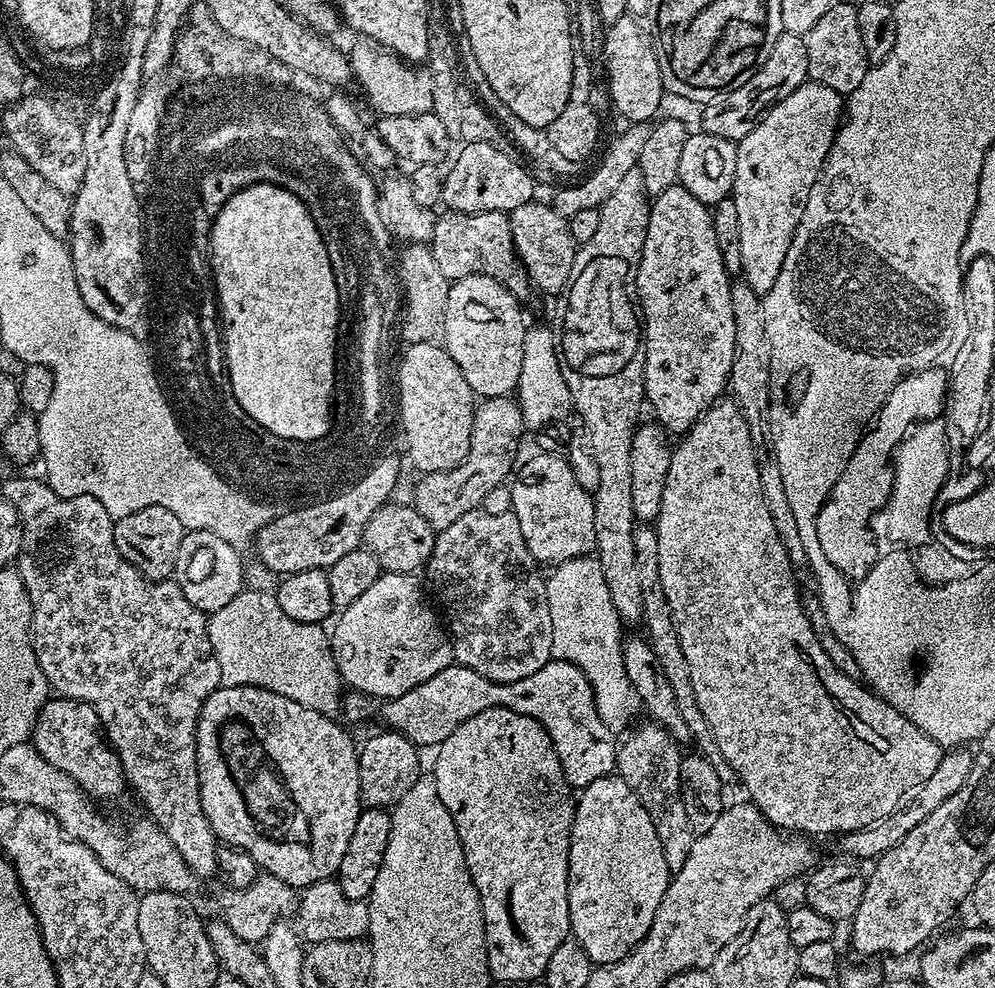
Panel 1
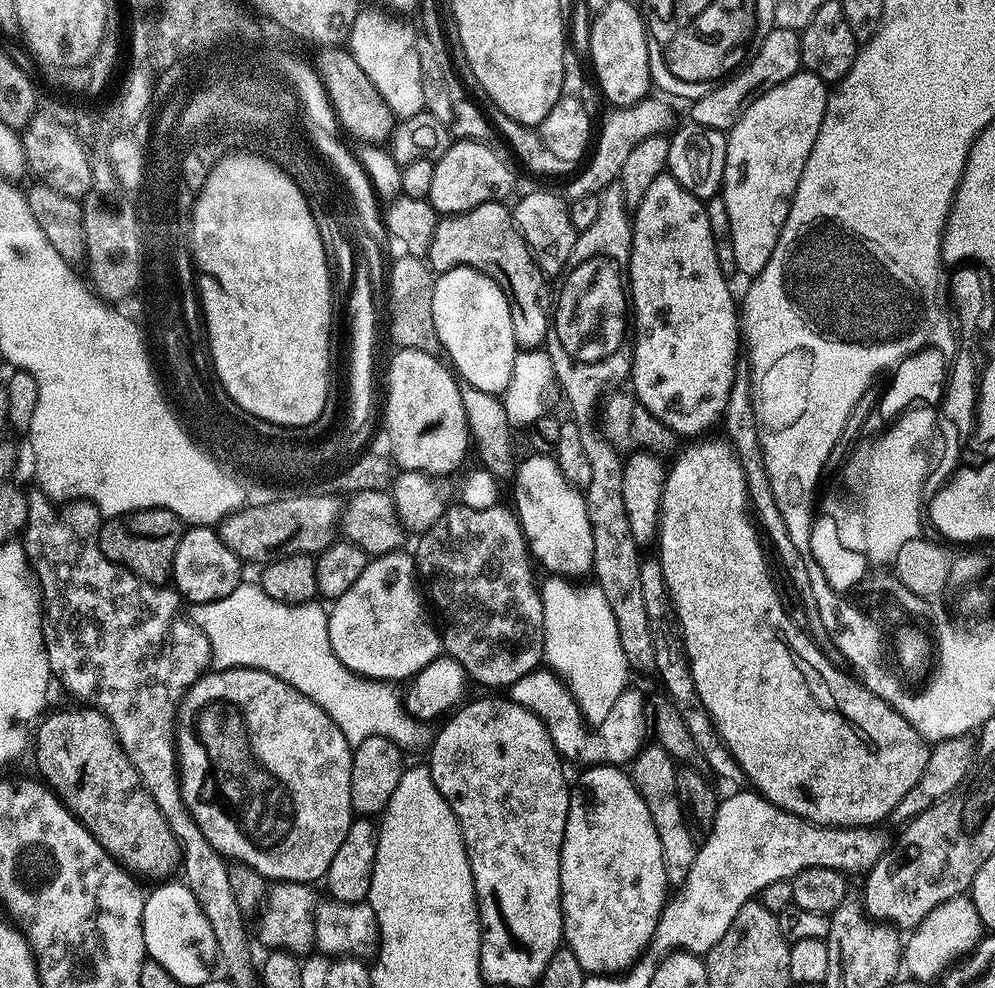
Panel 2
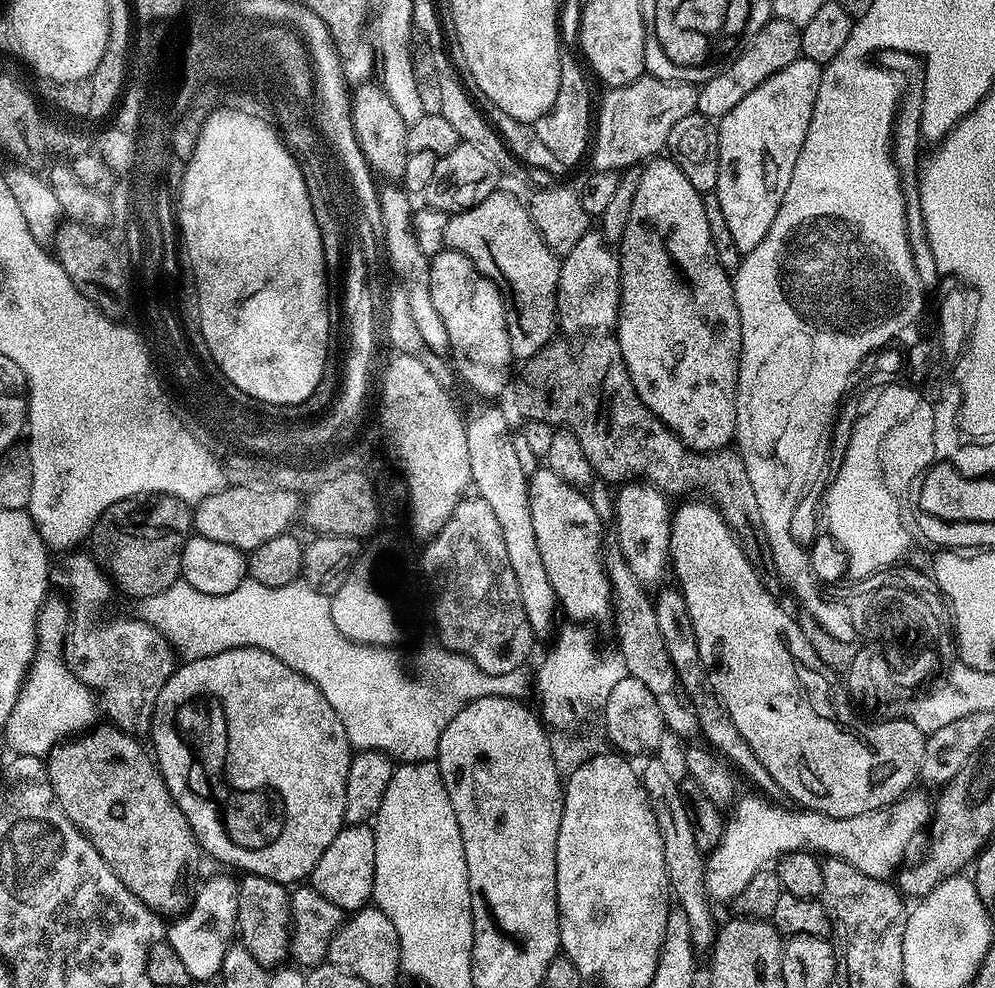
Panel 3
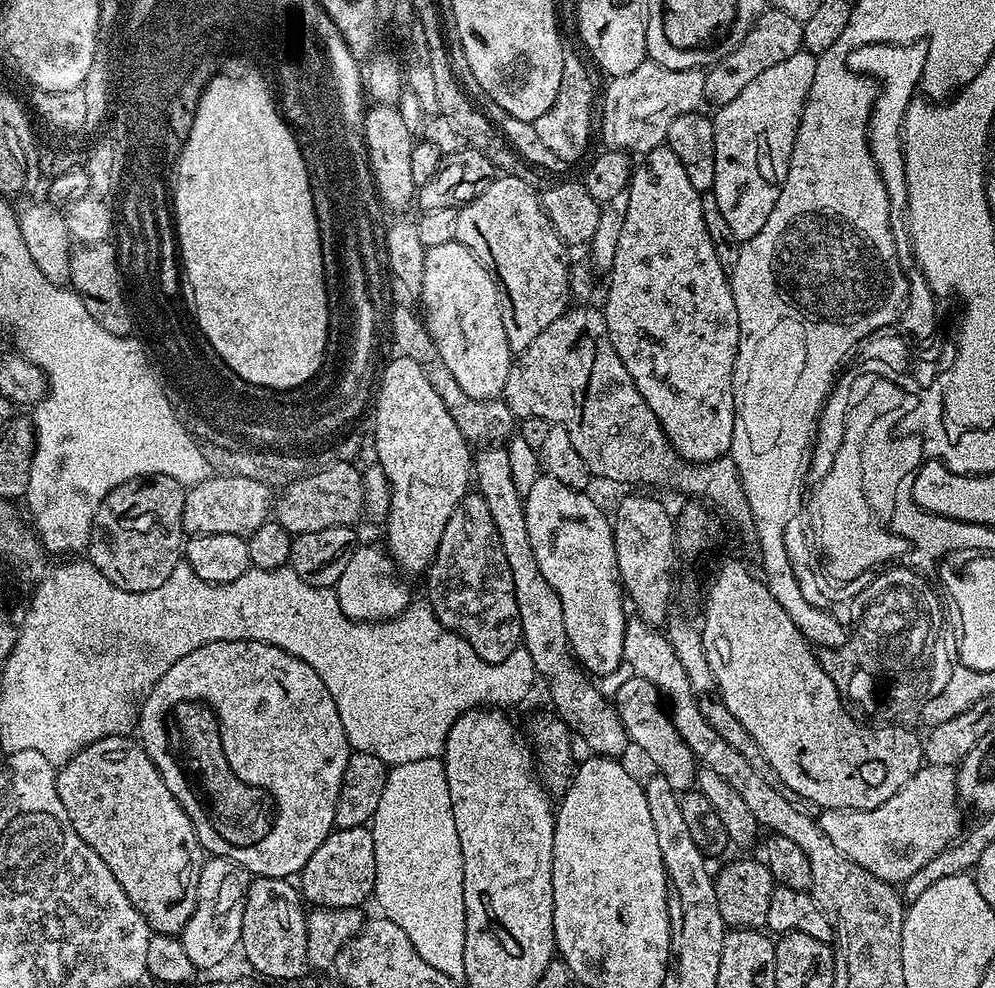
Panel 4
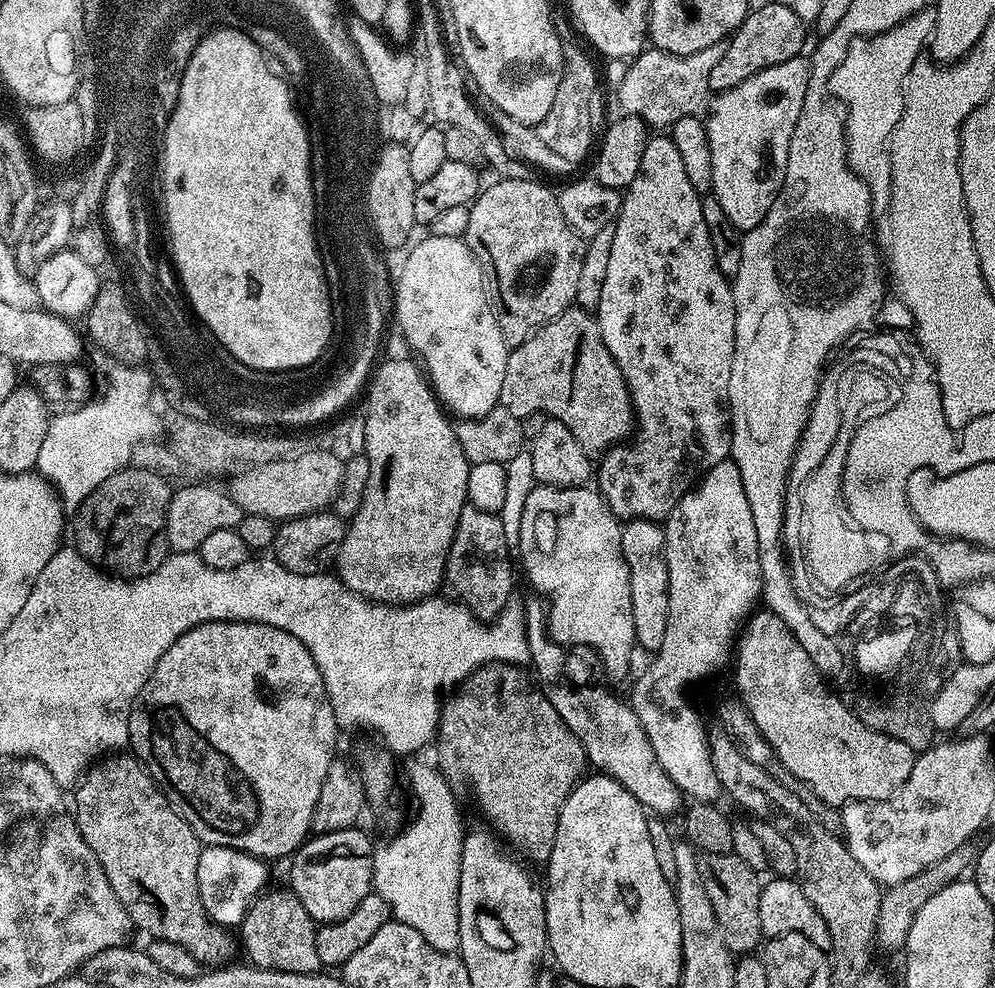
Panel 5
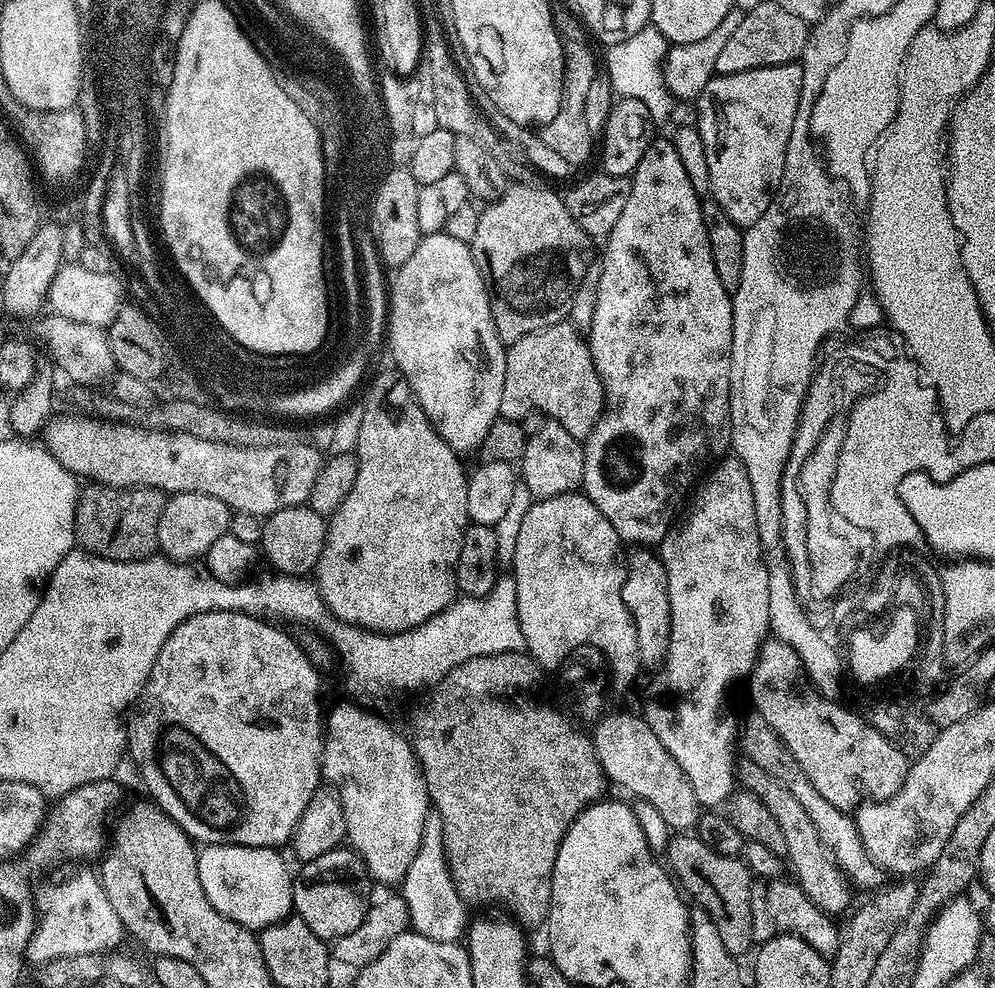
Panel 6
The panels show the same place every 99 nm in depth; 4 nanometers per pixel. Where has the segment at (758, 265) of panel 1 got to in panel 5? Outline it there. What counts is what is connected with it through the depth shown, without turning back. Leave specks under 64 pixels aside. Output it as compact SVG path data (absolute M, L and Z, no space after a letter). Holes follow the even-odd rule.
M801 54L790 58L790 62L778 62L766 70L758 70L746 82L738 82L730 90L719 93L707 109L706 123L710 138L710 162L712 163L711 195L718 198L726 218L741 233L757 228L766 218L770 206L775 202L780 187L784 185L785 176L789 175L788 160L792 150L794 126L800 124L802 102L808 100L808 83L812 77L812 65L807 55Z

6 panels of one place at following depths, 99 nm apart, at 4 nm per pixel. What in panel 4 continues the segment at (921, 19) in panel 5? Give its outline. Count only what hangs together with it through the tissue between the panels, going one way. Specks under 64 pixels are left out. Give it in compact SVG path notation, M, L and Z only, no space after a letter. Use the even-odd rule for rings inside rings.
M925 40L911 42L891 42L863 44L852 50L847 59L847 66L852 72L865 75L880 83L875 106L869 120L869 148L875 160L876 168L884 172L888 168L888 180L883 183L892 188L892 192L900 192L900 172L905 170L904 147L902 145L902 128L905 113L914 99L920 83L923 81L926 58L929 46Z

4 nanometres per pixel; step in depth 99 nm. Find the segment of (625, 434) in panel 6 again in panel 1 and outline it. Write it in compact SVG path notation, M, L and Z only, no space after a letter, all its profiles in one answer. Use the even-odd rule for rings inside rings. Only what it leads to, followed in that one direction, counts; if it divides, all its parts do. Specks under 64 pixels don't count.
M671 184L666 190L655 193L651 197L648 209L648 224L644 228L644 241L640 247L640 259L634 265L634 296L638 301L638 312L642 317L642 379L644 381L644 400L656 411L655 419L669 433L683 434L692 427L702 413L725 395L728 387L728 375L734 352L734 316L730 310L730 273L724 268L724 259L718 250L718 242L714 242L714 226L709 205L698 202L690 190L681 184Z

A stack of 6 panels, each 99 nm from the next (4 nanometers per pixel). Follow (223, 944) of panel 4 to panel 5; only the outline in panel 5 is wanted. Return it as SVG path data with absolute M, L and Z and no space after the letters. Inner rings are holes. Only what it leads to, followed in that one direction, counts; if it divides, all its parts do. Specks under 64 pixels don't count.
M201 847L198 858L198 890L208 919L217 926L243 924L244 916L251 912L253 904L269 887L268 868L265 861L256 856L247 856L244 852L235 852L229 848Z

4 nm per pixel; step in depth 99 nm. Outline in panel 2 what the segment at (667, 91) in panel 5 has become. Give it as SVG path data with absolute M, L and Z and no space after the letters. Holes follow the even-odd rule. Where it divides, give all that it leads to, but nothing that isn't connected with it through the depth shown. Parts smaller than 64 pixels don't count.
M645 98L638 101L637 104L631 104L625 108L613 107L611 109L612 113L605 118L604 125L601 128L599 125L598 139L595 141L594 151L591 153L590 159L583 165L584 172L578 173L568 188L567 195L569 197L599 194L609 184L617 183L622 170L622 162L626 162L630 150L634 150L634 146L638 146L638 142L642 142L642 138L667 133L673 127L672 108L667 104L669 101L667 99L664 99L665 101L652 99Z

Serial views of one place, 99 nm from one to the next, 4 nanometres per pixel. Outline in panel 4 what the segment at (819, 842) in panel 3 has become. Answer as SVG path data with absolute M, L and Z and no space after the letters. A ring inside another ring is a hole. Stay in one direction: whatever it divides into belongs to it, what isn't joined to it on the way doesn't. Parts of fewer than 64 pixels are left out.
M925 763L910 782L906 782L898 794L886 798L882 806L857 812L849 812L847 808L823 809L818 816L820 829L846 858L870 870L874 878L893 886L903 885L961 835L962 801L956 788L957 773L955 767Z

